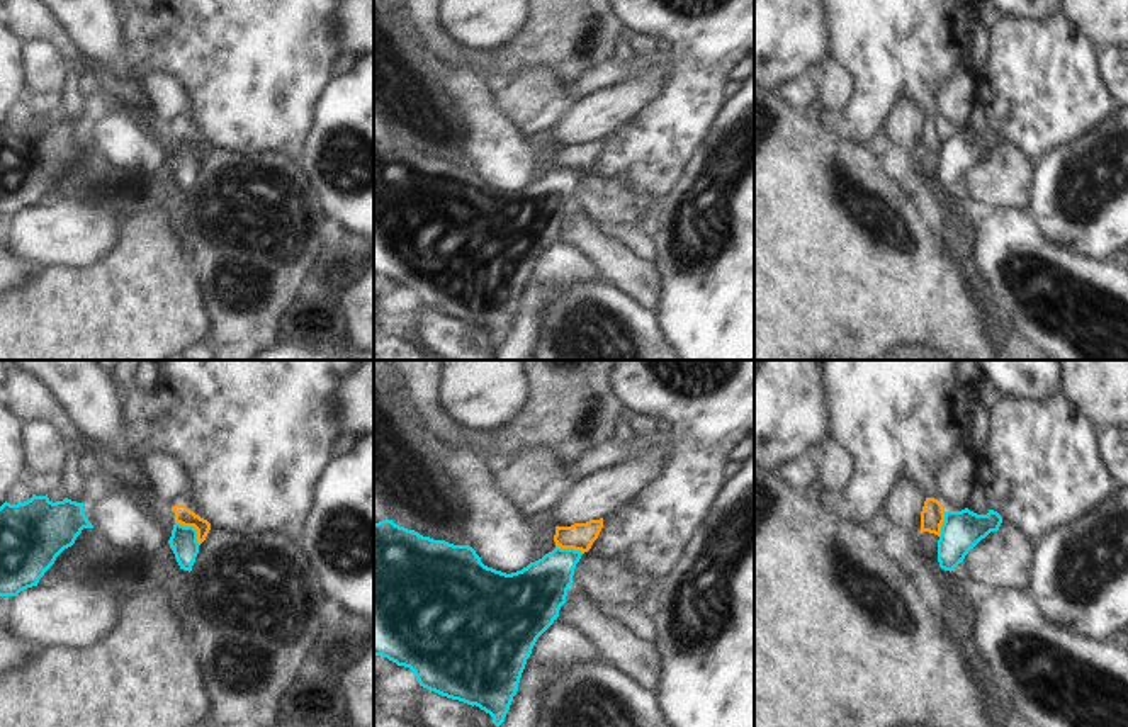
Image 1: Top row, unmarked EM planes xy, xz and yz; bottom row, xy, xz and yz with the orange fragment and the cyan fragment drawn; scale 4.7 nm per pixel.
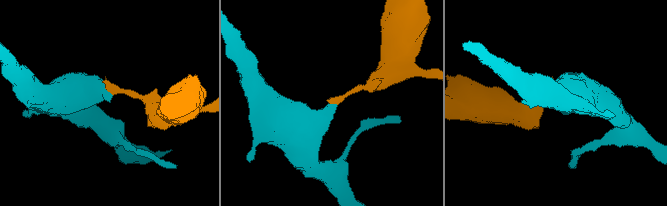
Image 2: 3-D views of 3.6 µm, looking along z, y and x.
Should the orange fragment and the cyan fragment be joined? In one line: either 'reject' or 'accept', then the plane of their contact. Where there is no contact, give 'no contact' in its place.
reject; meets orange in xy

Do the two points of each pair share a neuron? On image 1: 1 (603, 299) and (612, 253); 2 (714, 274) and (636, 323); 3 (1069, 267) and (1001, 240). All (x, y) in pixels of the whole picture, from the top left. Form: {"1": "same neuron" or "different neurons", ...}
{"1": "different neurons", "2": "different neurons", "3": "same neuron"}

